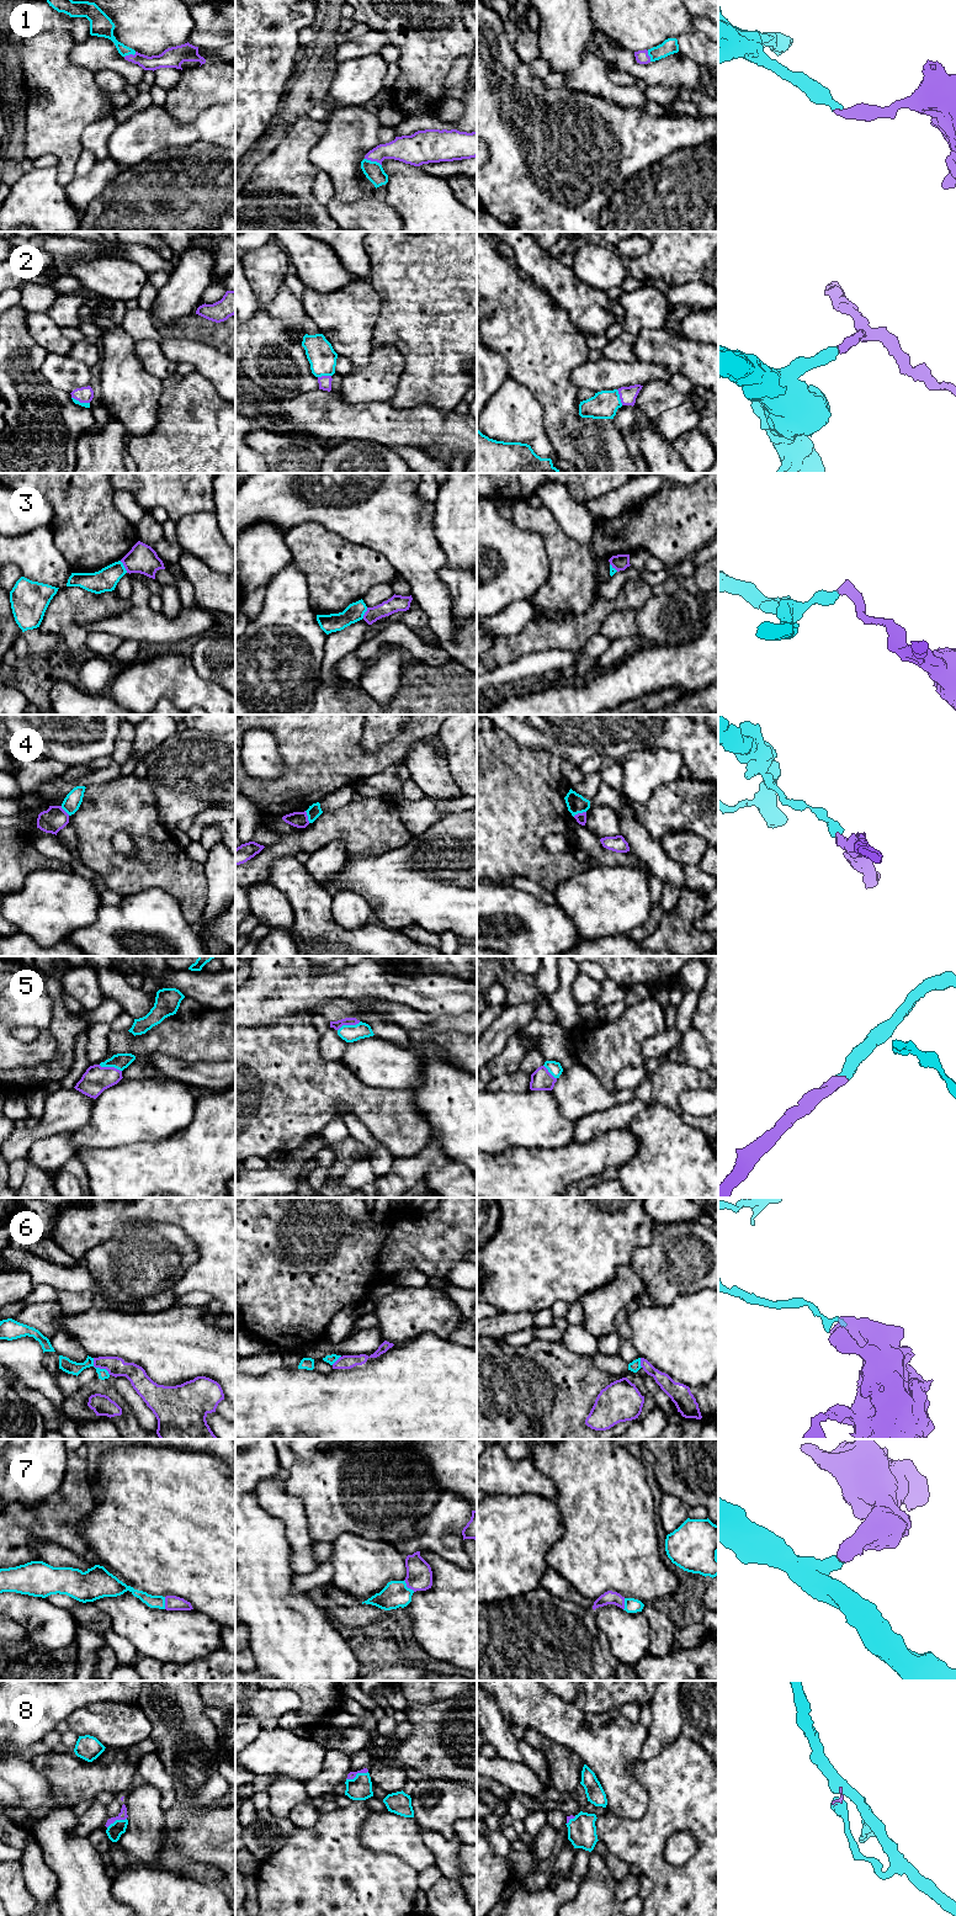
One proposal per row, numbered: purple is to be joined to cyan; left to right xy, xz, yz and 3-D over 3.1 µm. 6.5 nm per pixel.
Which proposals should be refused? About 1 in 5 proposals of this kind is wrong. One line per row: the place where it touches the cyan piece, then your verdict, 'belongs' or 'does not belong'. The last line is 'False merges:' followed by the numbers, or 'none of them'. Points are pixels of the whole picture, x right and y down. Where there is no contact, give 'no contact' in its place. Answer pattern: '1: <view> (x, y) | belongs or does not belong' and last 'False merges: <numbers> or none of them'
1: xz (373, 162) | belongs
2: yz (619, 397) | belongs
3: xy (123, 567) | does not belong
4: yz (579, 812) | does not belong
5: xy (110, 1066) | belongs
6: xy (99, 1368) | does not belong
7: xz (407, 1587) | belongs
8: xz (356, 1774) | belongs
False merges: 3, 4, 6

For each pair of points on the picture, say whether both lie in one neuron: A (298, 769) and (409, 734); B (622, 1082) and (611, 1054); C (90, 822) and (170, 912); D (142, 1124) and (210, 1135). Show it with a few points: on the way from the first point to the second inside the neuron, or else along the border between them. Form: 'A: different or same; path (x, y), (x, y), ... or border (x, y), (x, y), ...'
A: same; path (325, 763), (373, 763), (382, 759)
B: different; border (642, 1063), (623, 1067), (616, 1076), (615, 1089)
C: different; border (122, 896), (148, 888), (162, 888), (176, 900)
D: same; path (155, 1141), (158, 1144), (192, 1144)

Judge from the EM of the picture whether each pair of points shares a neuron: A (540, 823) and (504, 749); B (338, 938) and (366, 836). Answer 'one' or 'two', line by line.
A: one
B: two

